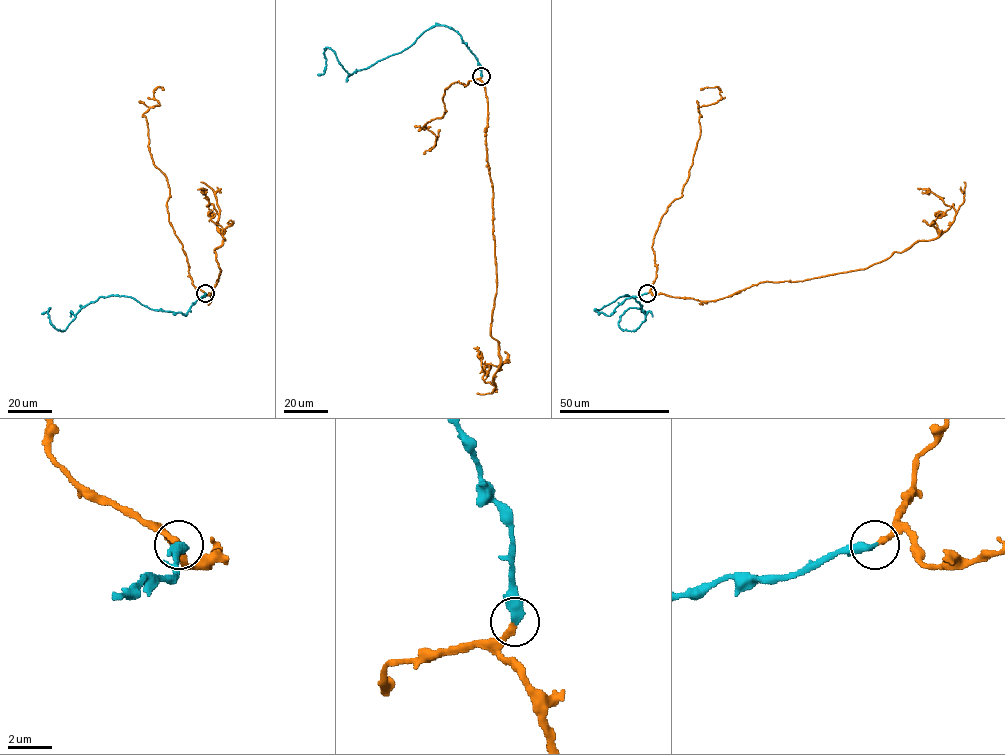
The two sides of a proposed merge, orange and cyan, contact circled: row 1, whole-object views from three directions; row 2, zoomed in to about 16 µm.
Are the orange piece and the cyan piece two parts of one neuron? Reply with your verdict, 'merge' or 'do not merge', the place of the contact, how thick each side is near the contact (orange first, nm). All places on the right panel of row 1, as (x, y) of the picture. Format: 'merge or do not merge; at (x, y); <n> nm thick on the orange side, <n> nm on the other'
merge; at (647, 293); 260 nm thick on the orange side, 440 nm on the other

